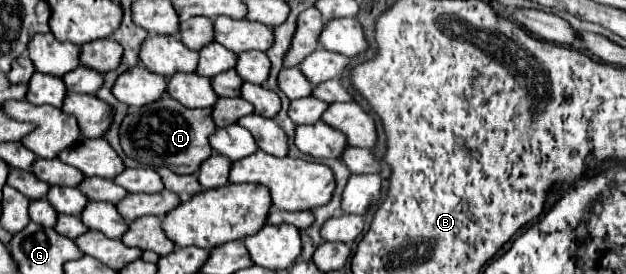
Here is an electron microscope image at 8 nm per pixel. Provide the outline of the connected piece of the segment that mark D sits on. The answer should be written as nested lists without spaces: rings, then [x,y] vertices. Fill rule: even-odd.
[[[162,97],[150,105],[130,109],[120,127],[120,143],[124,153],[142,165],[162,165],[178,175],[192,175],[214,153],[208,141],[214,131],[210,109],[188,109],[172,97]]]

